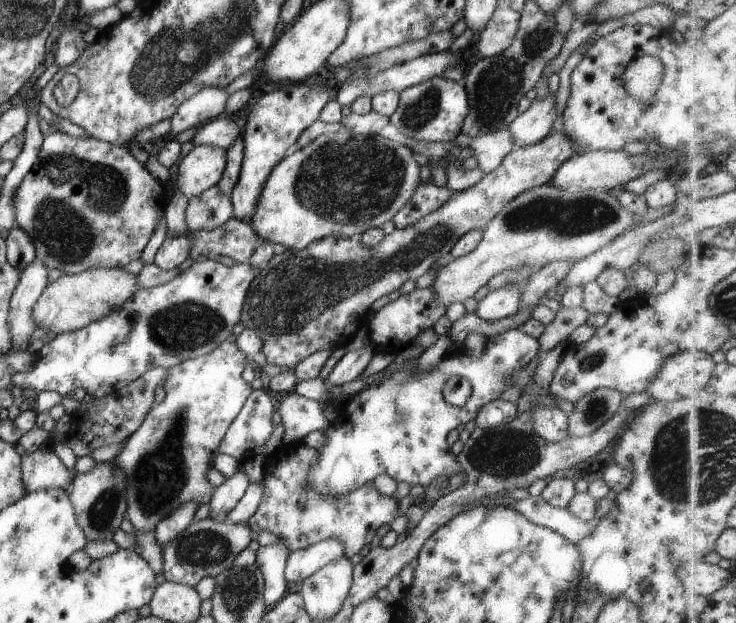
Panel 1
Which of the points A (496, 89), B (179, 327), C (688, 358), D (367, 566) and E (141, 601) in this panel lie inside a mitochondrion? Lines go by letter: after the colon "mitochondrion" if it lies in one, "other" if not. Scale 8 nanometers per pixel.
A: mitochondrion
B: mitochondrion
C: other
D: other
E: other

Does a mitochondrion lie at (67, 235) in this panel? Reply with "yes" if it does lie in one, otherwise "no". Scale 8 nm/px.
yes

